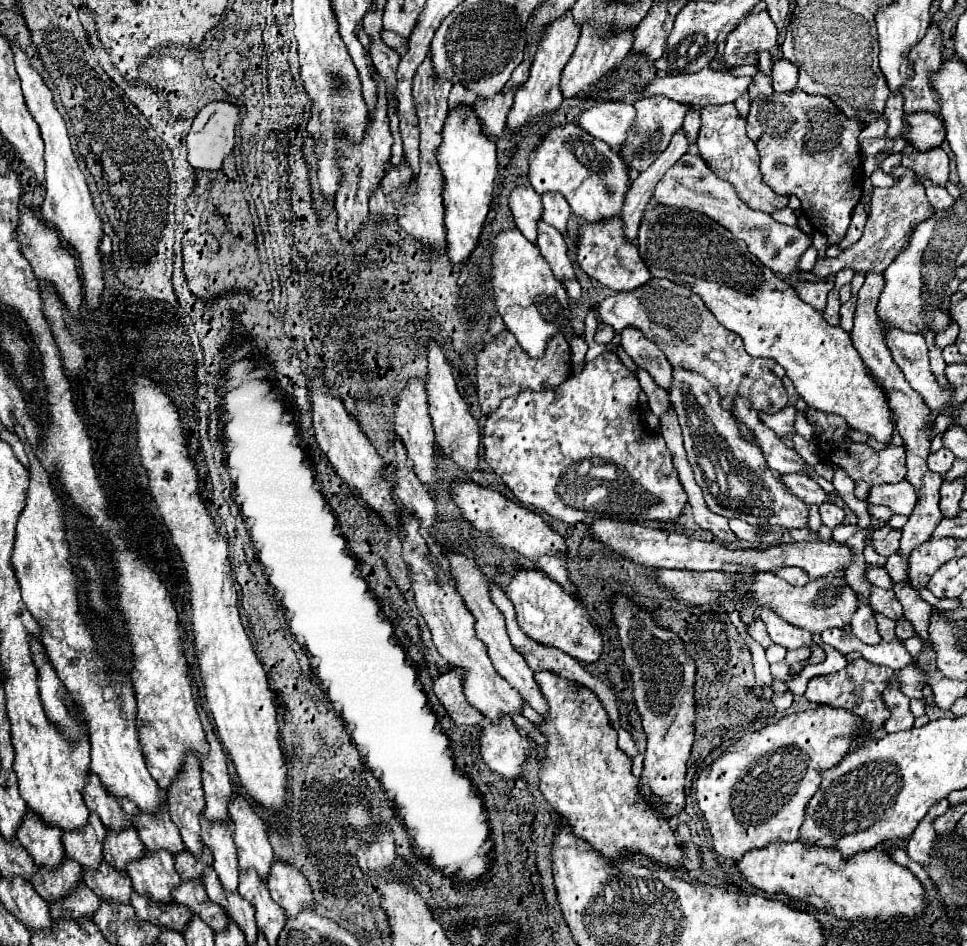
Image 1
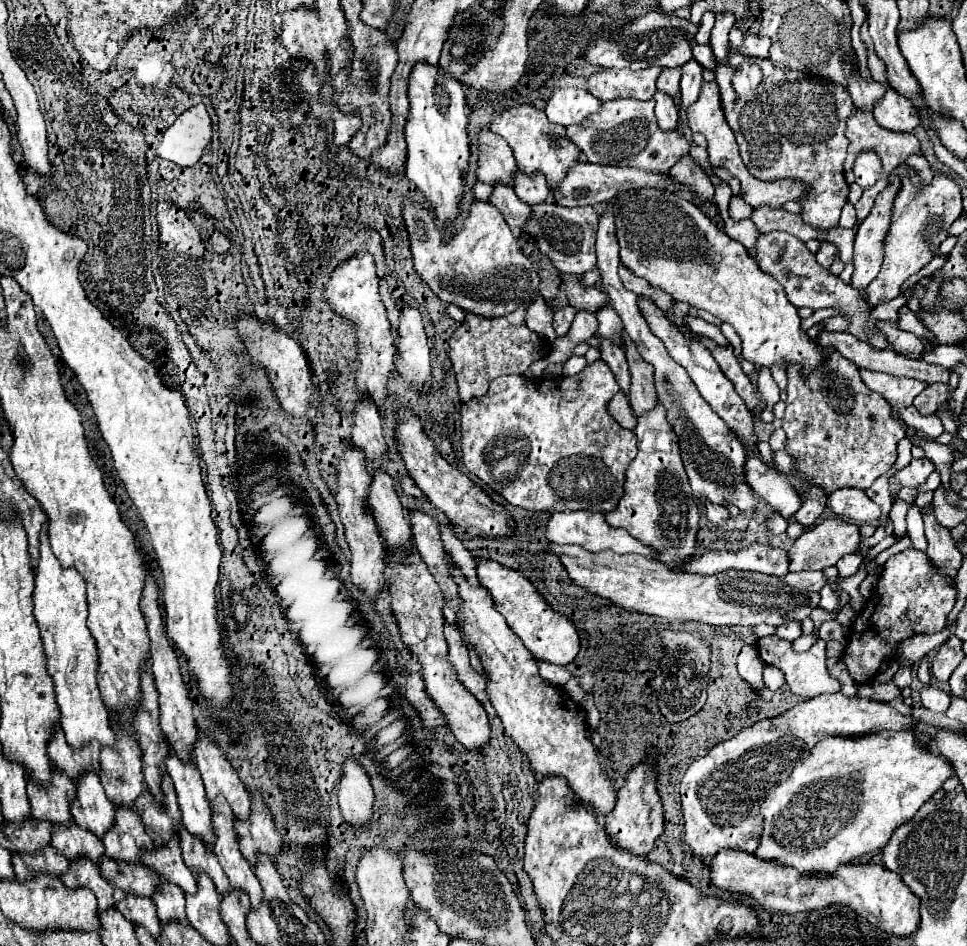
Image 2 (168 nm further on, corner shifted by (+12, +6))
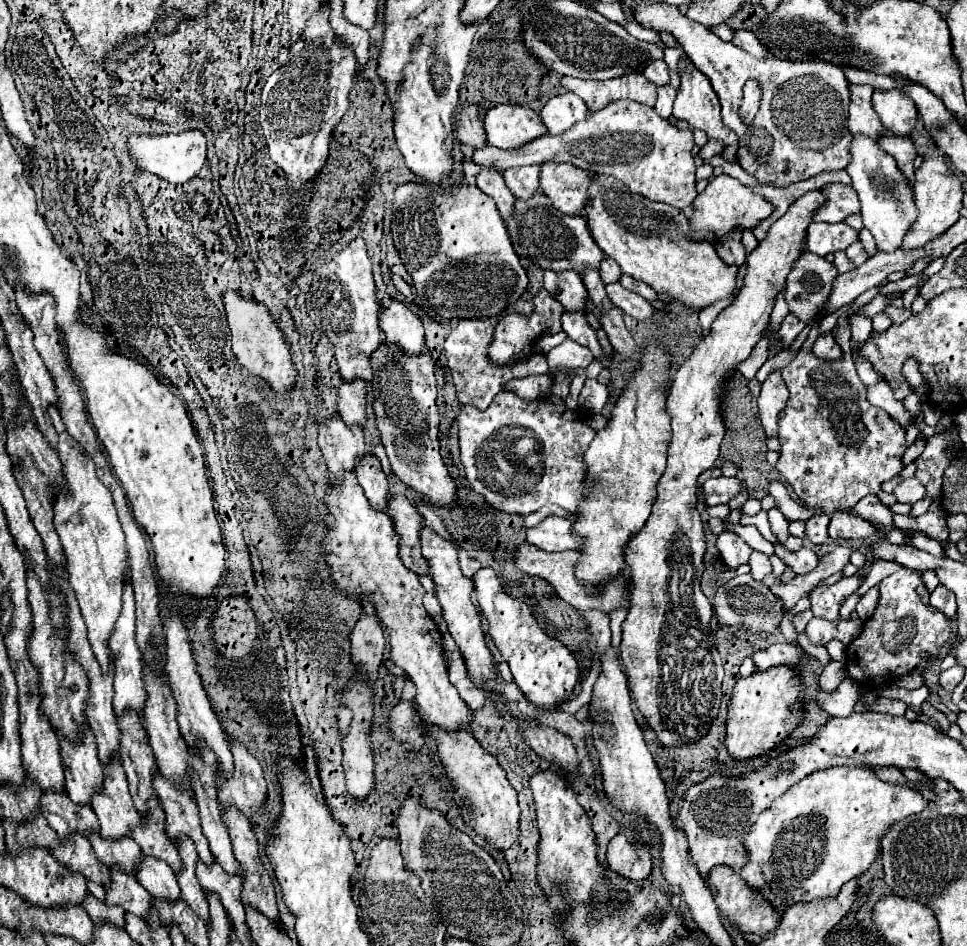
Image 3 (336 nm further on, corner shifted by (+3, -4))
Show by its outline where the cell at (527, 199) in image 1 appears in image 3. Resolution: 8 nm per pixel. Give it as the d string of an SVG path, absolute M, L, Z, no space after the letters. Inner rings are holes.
M466 106L466 110L458 112L456 134L460 142L472 146L474 150L488 146L488 134L484 128L484 120L480 118L476 106Z

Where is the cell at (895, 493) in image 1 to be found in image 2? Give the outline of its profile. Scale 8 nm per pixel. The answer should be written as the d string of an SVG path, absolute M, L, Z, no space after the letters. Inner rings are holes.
M841 488L829 494L829 510L855 522L875 522L881 516L881 508L859 488Z

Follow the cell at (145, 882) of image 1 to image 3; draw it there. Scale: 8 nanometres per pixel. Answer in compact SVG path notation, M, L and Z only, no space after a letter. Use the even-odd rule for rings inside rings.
M118 758L112 770L104 770L104 794L96 794L92 810L100 820L100 834L104 840L122 840L132 836L136 826L142 826L142 816L132 806L128 780Z

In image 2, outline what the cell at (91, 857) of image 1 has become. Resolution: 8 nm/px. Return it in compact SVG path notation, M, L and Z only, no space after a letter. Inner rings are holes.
M51 764L51 788L39 788L27 780L27 798L31 800L31 814L37 820L49 820L51 824L67 824L71 820L71 802L75 798L75 784L67 780L55 764Z

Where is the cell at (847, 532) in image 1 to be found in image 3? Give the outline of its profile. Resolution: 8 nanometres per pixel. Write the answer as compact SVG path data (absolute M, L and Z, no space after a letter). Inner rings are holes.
M772 508L767 512L768 520L770 520L770 528L772 528L772 534L784 544L788 539L788 527L789 520L780 512L777 508Z

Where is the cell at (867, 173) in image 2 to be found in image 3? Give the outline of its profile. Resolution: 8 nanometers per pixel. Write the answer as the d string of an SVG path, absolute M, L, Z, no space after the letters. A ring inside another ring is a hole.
M856 136L852 140L852 162L846 166L846 172L852 178L852 186L860 196L862 202L862 220L864 226L870 230L880 230L874 232L876 238L876 246L884 252L892 252L900 248L900 242L904 238L904 230L908 230L908 226L912 224L912 218L916 218L916 210L914 210L914 200L912 200L912 190L910 186L904 182L904 176L900 174L896 160L884 152L876 142L872 142L872 138L866 136ZM890 226L898 226L896 230L896 238L892 242L878 242L884 236L884 228Z

